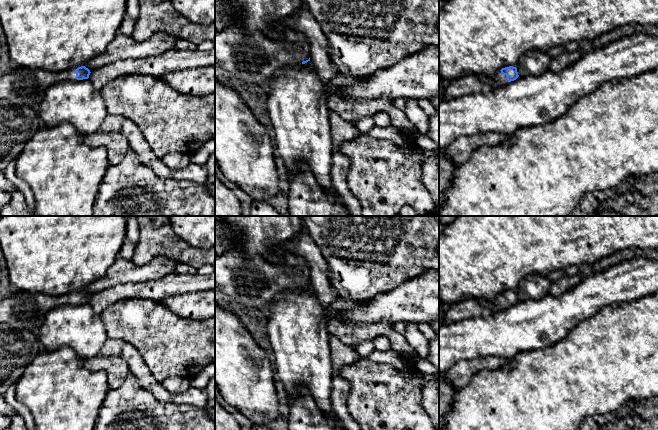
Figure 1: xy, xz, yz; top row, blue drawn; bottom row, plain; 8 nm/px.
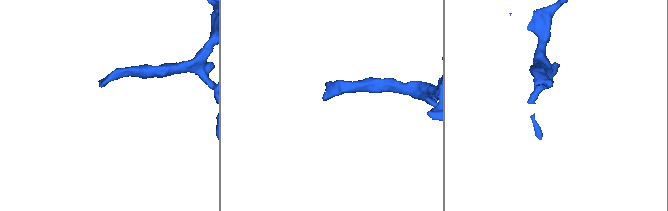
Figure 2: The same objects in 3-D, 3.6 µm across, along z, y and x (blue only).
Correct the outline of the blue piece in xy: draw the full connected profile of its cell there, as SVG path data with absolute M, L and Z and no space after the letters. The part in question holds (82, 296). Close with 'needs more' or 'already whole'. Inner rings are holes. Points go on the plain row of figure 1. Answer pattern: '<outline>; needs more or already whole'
M20 290L0 303L0 322L15 330L30 331L38 336L45 316L50 310L75 302L88 303L90 297L85 290L60 296Z; needs more

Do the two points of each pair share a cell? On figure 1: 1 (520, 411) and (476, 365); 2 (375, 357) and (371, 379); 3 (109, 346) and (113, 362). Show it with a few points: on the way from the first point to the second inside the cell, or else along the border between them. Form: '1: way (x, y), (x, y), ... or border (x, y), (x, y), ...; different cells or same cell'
1: border (504, 364), (494, 369), (479, 370), (465, 386); different cells
2: border (366, 357), (372, 362), (388, 363), (396, 369); different cells
3: border (99, 354), (121, 357), (130, 370); different cells

